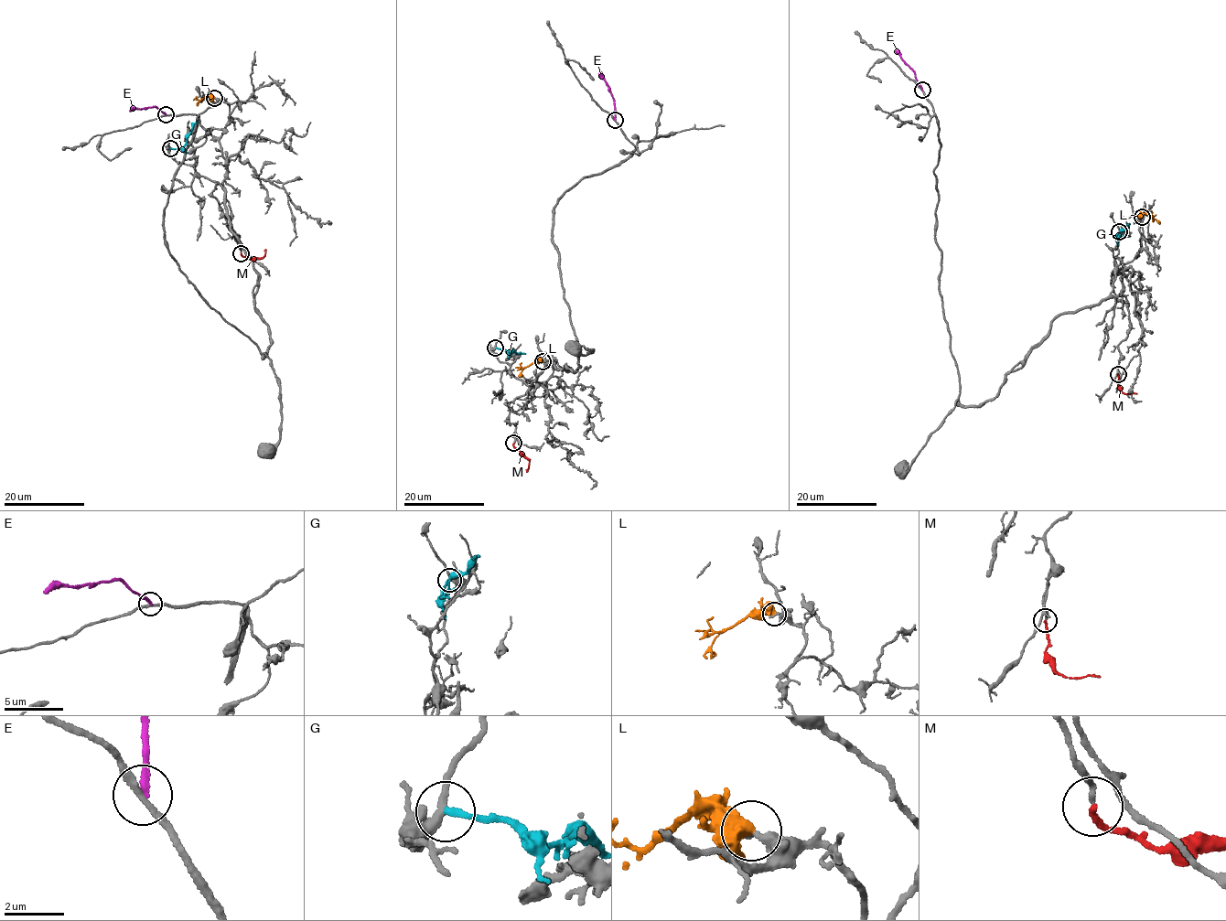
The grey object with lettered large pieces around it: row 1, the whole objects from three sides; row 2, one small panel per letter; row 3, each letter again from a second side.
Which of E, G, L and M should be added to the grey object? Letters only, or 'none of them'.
M

